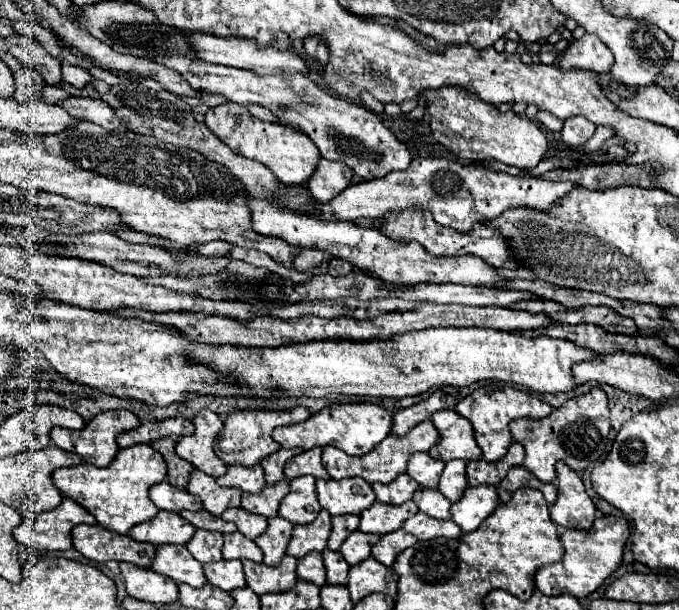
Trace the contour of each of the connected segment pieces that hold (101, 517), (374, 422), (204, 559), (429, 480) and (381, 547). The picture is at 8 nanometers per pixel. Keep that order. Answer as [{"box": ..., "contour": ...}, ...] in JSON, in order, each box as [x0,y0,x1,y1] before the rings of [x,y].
[{"box":[52,445,166,535],"contour":[[[132,445],[120,449],[110,467],[106,469],[80,463],[74,467],[56,469],[52,473],[52,481],[62,495],[74,499],[88,513],[92,513],[100,527],[106,527],[108,531],[120,535],[128,533],[134,525],[144,523],[158,513],[158,507],[148,497],[148,489],[164,479],[166,479],[166,463],[162,455],[158,455],[158,451],[154,451],[150,445]]]},{"box":[272,403,392,455],"contour":[[[340,403],[340,405],[328,405],[314,413],[310,419],[294,425],[284,425],[274,429],[272,437],[280,443],[280,447],[300,447],[300,449],[312,449],[312,447],[326,447],[334,445],[342,449],[348,455],[364,455],[372,451],[392,427],[392,413],[376,403]]]},{"box":[186,531,222,563],"contour":[[[196,531],[186,547],[200,563],[214,563],[222,559],[222,535],[216,531]]]},{"box":[408,453,444,487],"contour":[[[414,453],[408,461],[408,475],[418,481],[422,487],[436,487],[440,481],[440,473],[444,469],[444,463],[438,459],[432,459],[428,453]]]},{"box":[372,529,416,567],"contour":[[[398,529],[398,531],[392,531],[392,533],[386,533],[382,535],[382,539],[372,547],[372,555],[384,563],[386,567],[390,567],[394,563],[394,559],[408,547],[412,547],[416,543],[414,535],[406,533],[404,529]]]}]

